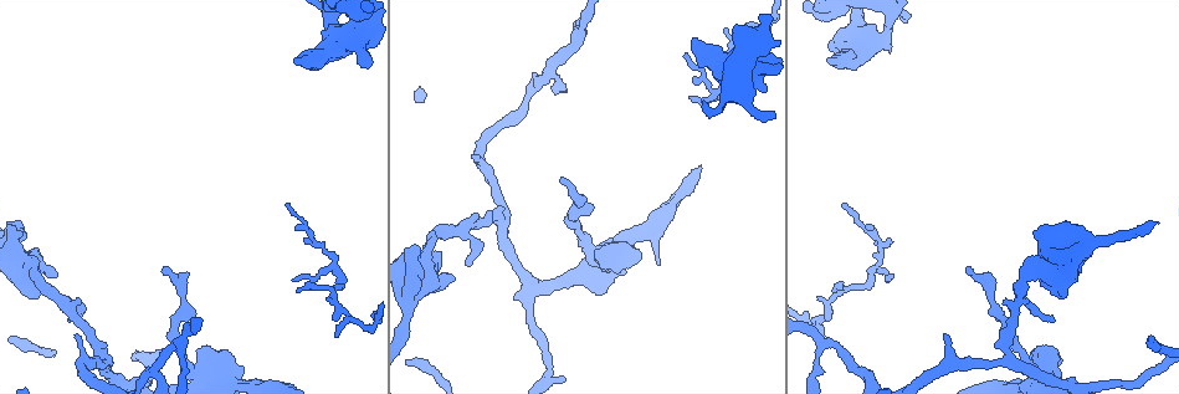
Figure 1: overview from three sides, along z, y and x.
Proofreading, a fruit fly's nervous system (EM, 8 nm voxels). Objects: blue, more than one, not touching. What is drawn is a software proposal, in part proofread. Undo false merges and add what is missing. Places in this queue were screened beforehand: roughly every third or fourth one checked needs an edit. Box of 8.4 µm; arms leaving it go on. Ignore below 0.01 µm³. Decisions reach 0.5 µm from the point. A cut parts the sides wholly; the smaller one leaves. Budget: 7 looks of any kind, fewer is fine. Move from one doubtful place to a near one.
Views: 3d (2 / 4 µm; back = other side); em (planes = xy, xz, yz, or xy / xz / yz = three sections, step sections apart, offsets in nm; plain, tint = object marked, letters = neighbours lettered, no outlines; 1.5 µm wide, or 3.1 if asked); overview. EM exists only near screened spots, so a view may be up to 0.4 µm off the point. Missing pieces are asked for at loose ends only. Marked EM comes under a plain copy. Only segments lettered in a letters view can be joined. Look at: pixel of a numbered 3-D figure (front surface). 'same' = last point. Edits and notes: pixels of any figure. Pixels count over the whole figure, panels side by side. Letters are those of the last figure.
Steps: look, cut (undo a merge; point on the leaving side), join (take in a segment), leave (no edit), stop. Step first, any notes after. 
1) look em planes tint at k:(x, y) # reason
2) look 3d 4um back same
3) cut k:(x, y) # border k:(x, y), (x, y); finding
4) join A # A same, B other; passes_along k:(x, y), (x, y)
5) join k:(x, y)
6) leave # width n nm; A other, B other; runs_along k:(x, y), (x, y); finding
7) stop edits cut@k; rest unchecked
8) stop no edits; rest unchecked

look 3d 4um at 1:(946, 334) # tapers out

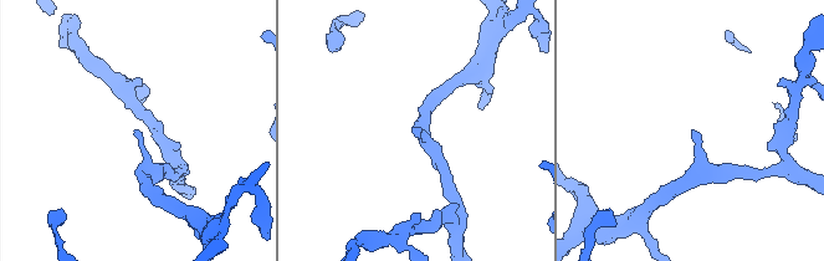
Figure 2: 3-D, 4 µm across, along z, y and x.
look em xz step 8 tint at 2:(138, 132)

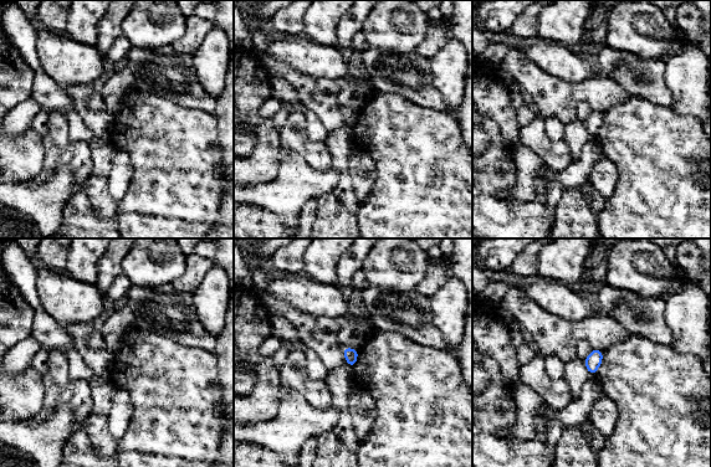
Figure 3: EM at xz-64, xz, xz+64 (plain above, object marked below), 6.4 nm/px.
look em planes letters same # another direction

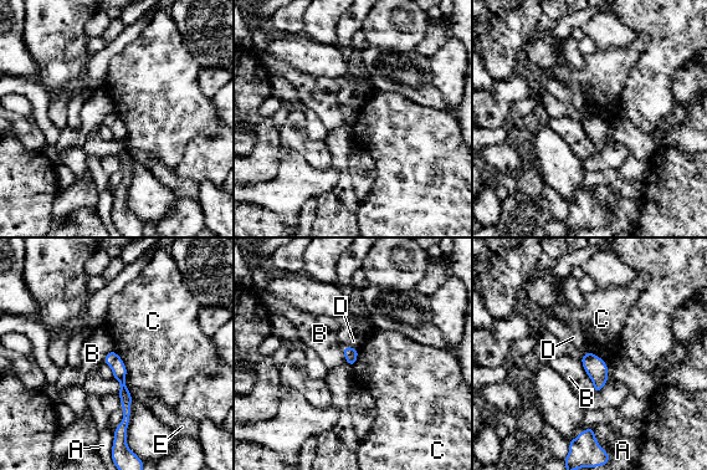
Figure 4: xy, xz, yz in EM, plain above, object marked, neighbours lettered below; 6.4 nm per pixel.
leave # longest_contact C 340 nm; A other, B other, C other, D other, E other; border 4:(112, 348), (133, 397); none of them fits

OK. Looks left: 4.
look em xy step 8 letters at 1:(549, 76) # sharp bend

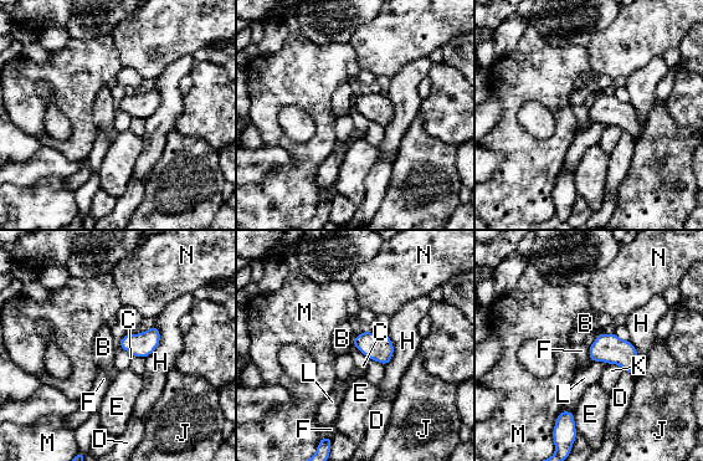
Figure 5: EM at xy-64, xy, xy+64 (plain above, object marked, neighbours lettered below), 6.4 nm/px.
leave # B other, C other, D other, E other, F other, H other, J other, K other, L other, M other, N other; border 5:(622, 368), (635, 378); one cell here

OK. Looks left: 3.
look 3d 4um at 1:(841, 205)

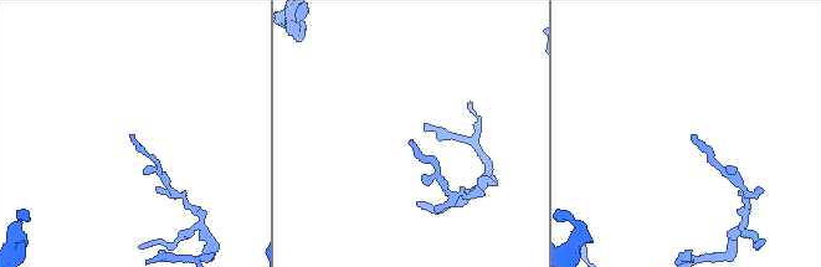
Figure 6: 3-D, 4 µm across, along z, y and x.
look em planes letters at 6:(694, 134) # now the EM

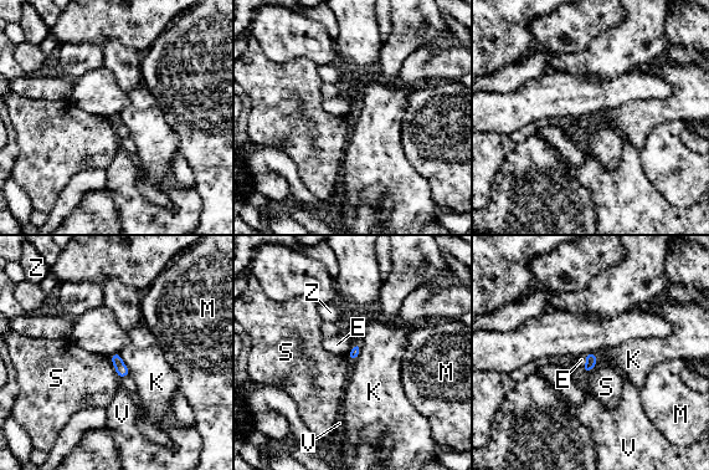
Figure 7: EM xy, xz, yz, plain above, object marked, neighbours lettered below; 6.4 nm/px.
join E # E same, K other, M other, S other, V other, Z other; the cell continues

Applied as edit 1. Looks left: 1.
stop edits join@7; rest unchecked

